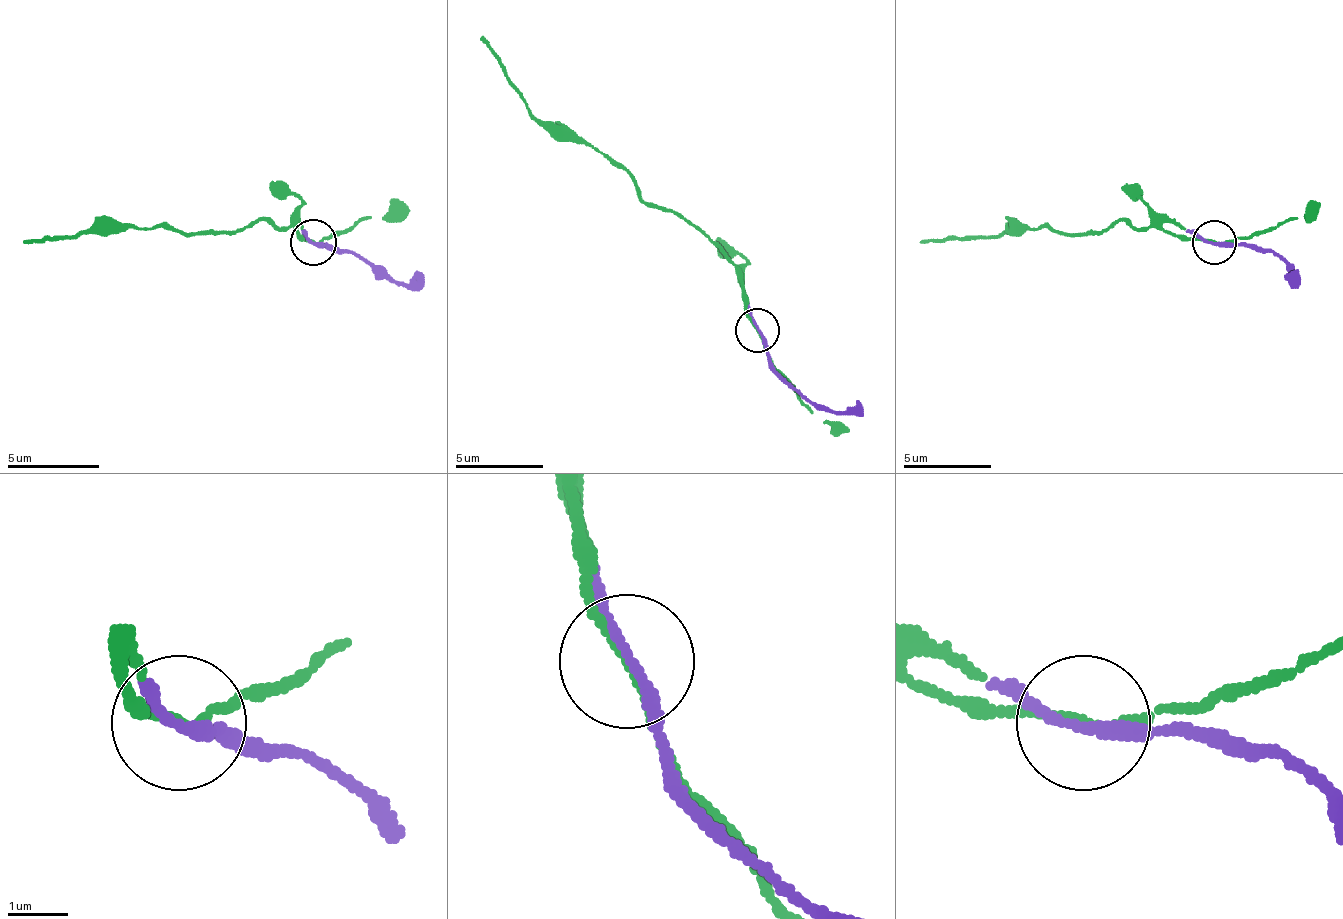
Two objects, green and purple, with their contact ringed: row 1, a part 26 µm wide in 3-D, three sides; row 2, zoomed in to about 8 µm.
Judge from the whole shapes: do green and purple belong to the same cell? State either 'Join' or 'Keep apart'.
Join

